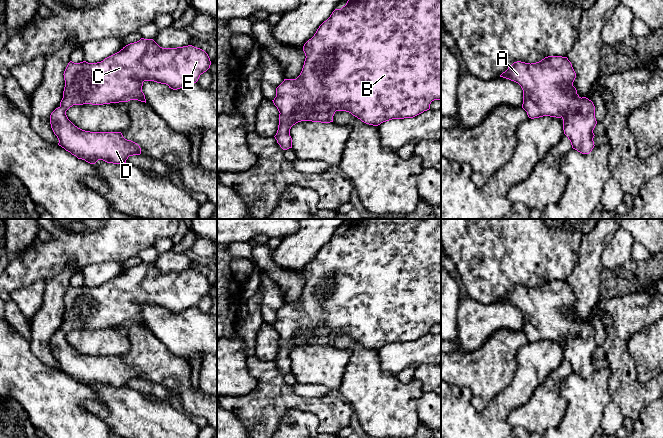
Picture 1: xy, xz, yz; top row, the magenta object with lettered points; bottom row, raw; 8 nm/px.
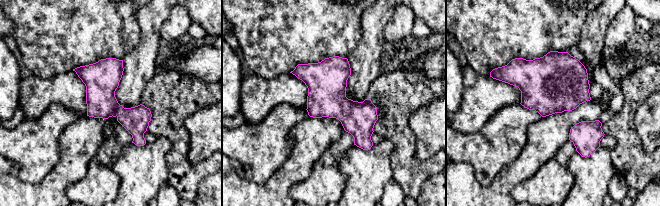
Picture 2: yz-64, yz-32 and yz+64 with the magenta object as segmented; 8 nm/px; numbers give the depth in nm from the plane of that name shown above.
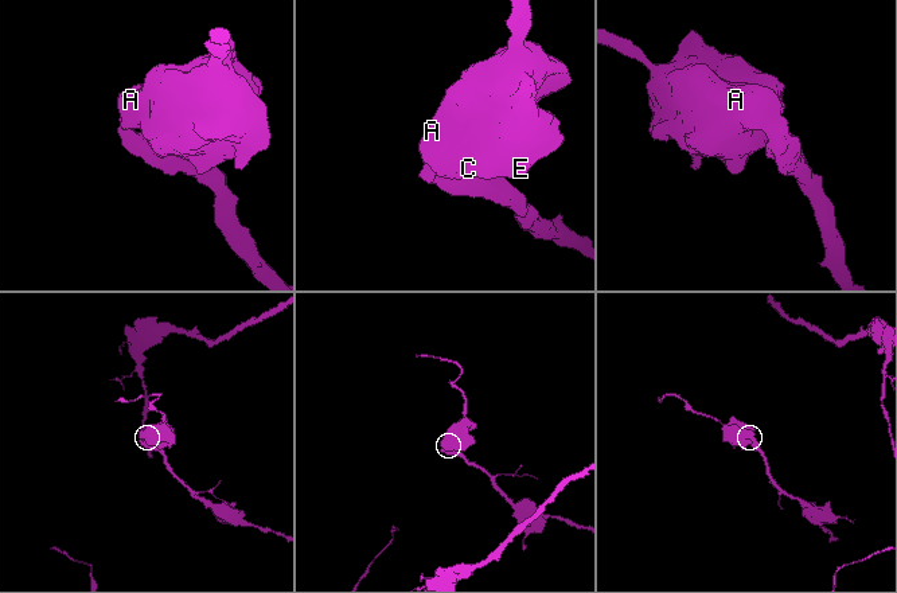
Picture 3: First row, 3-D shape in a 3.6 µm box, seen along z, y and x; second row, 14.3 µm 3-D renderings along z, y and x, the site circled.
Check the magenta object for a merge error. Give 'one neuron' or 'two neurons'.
one neuron

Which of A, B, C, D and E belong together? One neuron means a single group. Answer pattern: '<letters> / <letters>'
A B C D E

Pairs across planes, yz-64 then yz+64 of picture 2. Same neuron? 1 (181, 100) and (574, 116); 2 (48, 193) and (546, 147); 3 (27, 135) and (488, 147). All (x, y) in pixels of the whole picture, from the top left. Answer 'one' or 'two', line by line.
1: two
2: one
3: one

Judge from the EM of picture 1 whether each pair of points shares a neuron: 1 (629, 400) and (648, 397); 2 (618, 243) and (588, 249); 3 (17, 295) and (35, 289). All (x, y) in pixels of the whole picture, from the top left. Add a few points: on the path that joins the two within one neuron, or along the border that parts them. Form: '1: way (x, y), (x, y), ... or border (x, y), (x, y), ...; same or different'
1: way (634, 397), (643, 397); same
2: border (620, 229), (615, 233), (601, 256), (603, 268); different
3: way (21, 295), (29, 295), (31, 293); same

